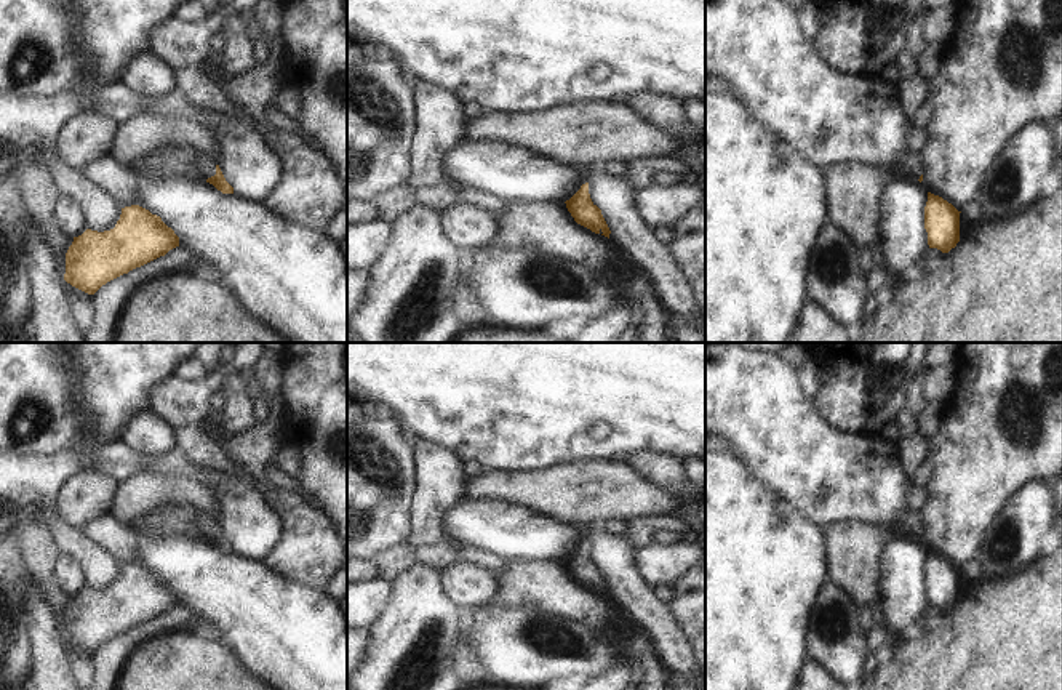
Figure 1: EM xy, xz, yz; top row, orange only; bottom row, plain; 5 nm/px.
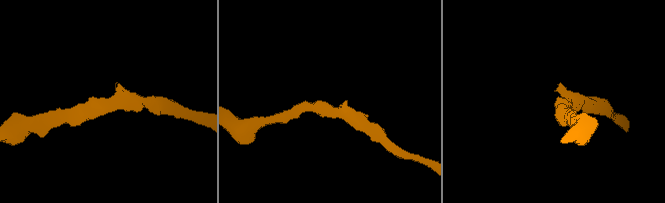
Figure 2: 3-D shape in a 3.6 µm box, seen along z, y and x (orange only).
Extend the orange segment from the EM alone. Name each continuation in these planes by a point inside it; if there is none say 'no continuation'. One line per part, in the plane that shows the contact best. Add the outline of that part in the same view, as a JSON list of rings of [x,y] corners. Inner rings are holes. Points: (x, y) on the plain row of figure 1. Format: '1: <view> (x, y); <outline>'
1: xy (205, 525); [[[200,514],[197,519],[190,535],[198,540],[206,540],[208,536],[216,533],[218,519],[210,514]]]

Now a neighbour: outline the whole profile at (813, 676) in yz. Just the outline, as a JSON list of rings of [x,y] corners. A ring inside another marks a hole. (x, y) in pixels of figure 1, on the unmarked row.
[[[806,661],[793,690],[856,690],[830,674],[825,666]]]

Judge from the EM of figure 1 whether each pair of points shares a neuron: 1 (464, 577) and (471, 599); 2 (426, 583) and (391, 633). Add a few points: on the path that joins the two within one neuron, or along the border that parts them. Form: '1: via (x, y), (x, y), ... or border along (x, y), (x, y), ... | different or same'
1: via (464, 581), (471, 588), (471, 594) | same
2: via (419, 596), (419, 604), (403, 620) | same

